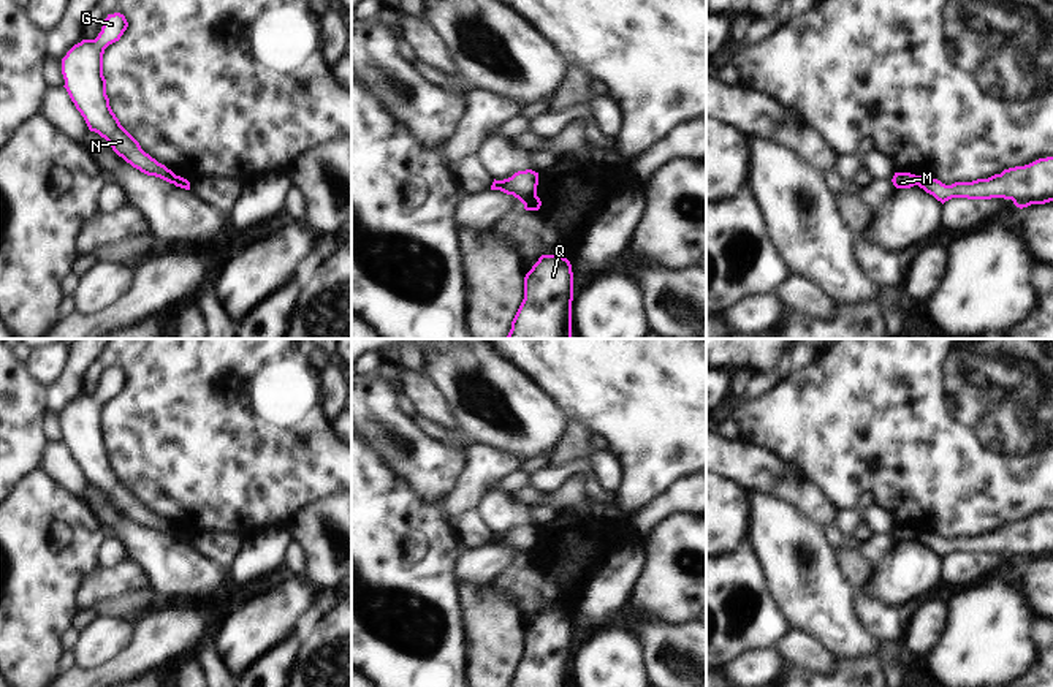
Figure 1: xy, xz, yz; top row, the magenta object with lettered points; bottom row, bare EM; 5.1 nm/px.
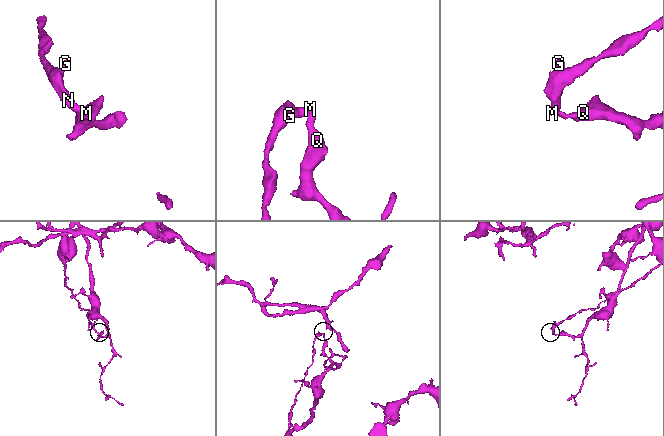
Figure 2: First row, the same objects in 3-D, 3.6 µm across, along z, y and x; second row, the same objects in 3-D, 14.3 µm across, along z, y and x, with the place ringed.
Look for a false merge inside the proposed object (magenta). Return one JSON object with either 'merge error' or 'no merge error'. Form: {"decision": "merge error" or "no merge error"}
{"decision": "merge error"}

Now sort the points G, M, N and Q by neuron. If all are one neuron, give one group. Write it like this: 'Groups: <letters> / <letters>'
Groups: G M N / Q.

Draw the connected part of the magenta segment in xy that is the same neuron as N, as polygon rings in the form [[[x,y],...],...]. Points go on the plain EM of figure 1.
[[[108,369],[95,394],[82,394],[74,399],[62,413],[63,442],[89,484],[105,492],[119,511],[141,527],[173,538],[177,530],[141,503],[109,461],[103,408],[109,399],[120,394],[127,381],[124,369]]]

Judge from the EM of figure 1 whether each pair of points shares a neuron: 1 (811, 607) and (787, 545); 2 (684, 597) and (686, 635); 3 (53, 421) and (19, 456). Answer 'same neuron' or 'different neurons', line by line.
1: same neuron
2: different neurons
3: different neurons

